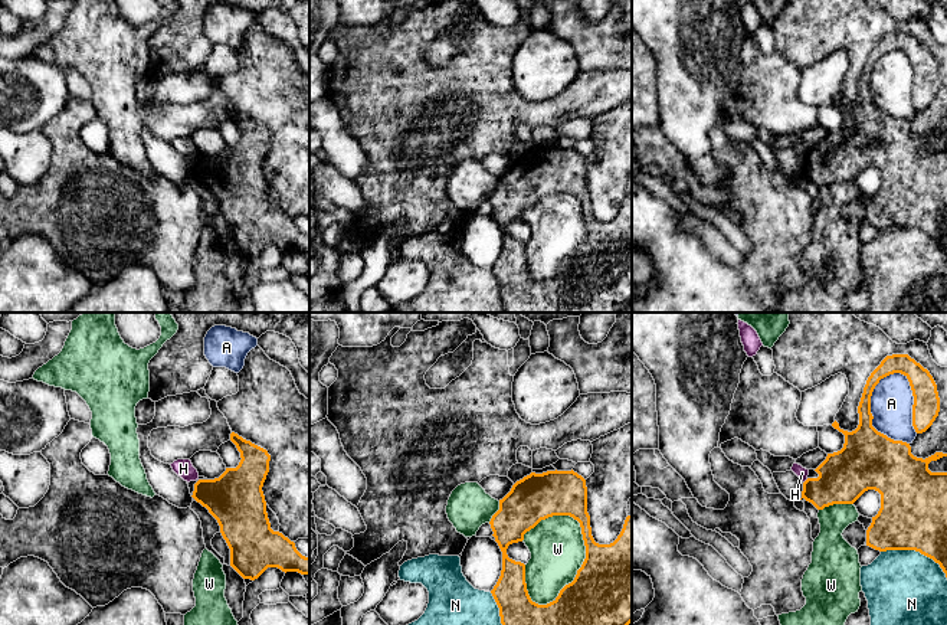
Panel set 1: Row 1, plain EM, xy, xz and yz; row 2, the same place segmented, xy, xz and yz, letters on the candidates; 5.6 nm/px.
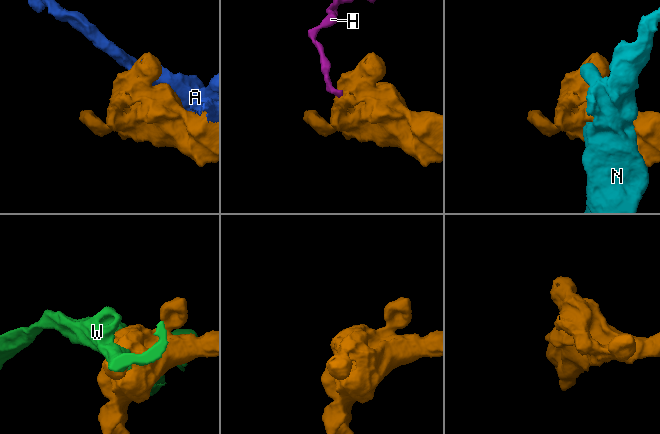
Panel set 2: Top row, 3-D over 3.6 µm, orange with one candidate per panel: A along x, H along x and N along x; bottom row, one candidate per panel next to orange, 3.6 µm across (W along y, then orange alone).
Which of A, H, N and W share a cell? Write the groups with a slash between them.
A / H / N / W

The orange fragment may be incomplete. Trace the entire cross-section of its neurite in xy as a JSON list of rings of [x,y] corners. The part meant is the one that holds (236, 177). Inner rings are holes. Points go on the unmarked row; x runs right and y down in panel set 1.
[[[230,111],[230,118],[240,130],[240,140],[236,145],[226,148],[214,157],[199,157],[194,161],[193,176],[209,187],[217,197],[220,210],[230,226],[230,243],[243,255],[255,258],[268,245],[278,245],[282,249],[298,249],[309,252],[309,235],[302,233],[295,220],[279,209],[271,206],[266,190],[266,179],[262,168],[269,150],[271,132],[266,127]]]

